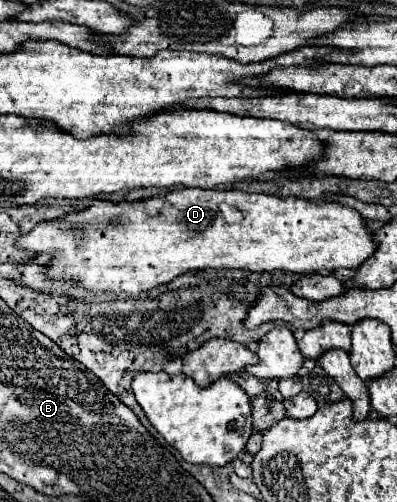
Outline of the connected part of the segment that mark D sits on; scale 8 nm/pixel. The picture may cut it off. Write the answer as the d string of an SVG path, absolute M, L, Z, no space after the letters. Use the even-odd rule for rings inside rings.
M178 189L138 203L94 201L86 211L38 223L34 231L18 241L18 245L38 255L52 253L54 259L48 265L48 275L58 281L68 279L94 293L126 293L138 297L152 287L170 283L178 275L206 267L248 269L258 273L278 269L294 273L318 273L338 267L356 269L376 251L378 243L362 215L340 203L316 203L302 197L284 199L236 189Z

